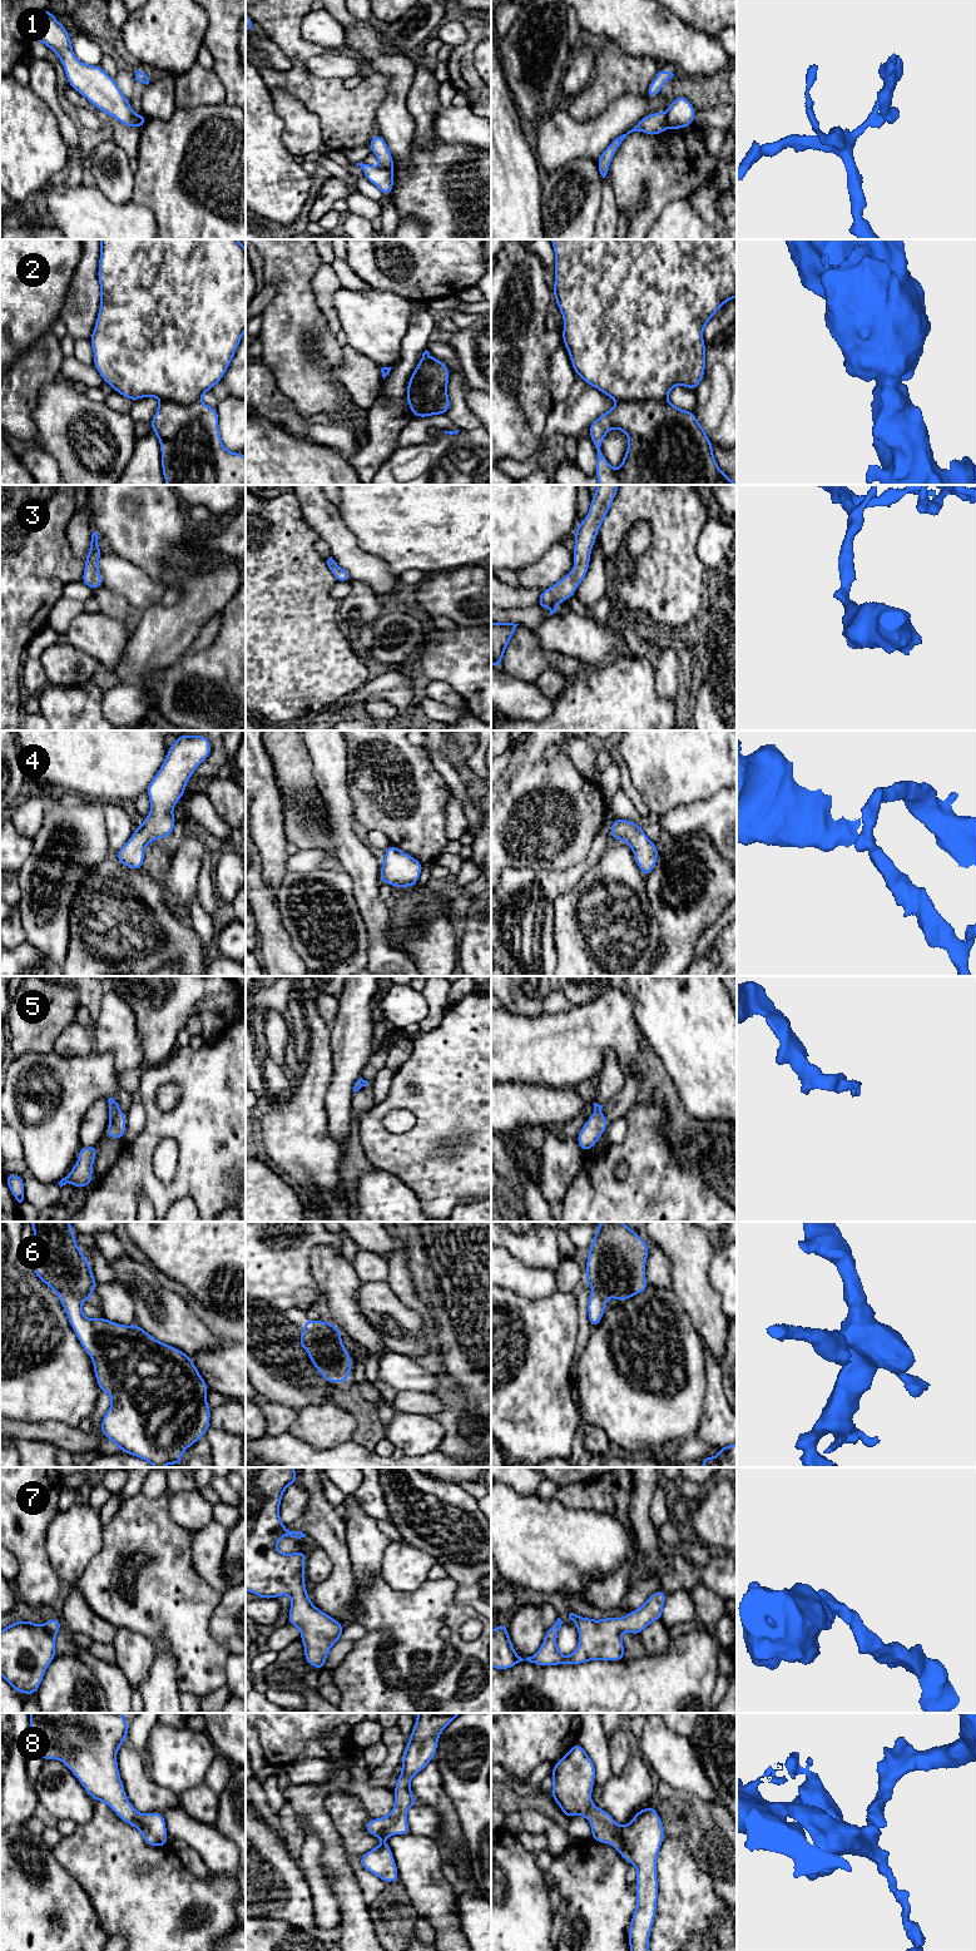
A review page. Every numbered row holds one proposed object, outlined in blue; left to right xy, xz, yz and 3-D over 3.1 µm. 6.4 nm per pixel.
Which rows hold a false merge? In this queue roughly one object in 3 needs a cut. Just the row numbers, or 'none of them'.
1, 2, 5, 6

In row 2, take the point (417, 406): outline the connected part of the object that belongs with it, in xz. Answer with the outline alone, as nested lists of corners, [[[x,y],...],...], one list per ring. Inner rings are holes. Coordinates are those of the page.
[[[415,372],[410,378],[406,388],[406,398],[408,401],[408,406],[413,417],[428,417],[432,415],[445,415],[451,407],[447,390],[445,388],[442,391],[439,400],[426,405],[420,395],[420,388],[422,385],[423,385],[423,380],[420,377],[418,372]]]

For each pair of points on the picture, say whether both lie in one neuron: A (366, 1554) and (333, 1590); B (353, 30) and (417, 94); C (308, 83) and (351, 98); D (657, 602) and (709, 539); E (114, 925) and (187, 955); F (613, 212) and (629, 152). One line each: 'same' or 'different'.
A: different
B: different
C: same
D: different
E: same
F: different

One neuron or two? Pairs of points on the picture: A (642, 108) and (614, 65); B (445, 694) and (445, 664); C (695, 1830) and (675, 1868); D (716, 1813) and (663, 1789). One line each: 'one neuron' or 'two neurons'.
A: two neurons
B: two neurons
C: two neurons
D: one neuron

